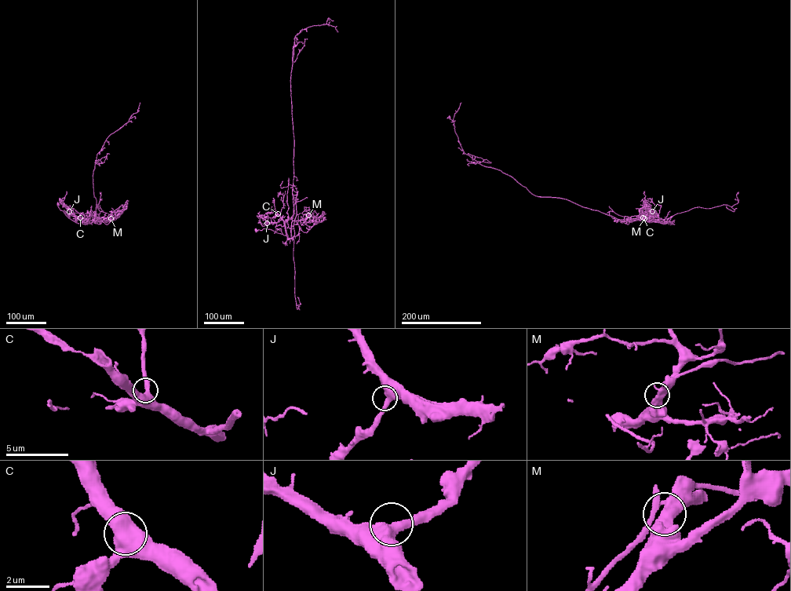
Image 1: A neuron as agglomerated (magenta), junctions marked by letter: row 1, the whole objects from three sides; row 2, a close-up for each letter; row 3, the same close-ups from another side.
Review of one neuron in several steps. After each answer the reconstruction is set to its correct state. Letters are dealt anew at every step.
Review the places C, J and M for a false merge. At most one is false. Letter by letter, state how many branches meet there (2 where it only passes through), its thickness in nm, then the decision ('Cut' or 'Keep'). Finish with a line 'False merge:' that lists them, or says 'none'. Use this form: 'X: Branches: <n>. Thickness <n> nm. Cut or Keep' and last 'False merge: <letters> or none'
C: Branches: 2. Thickness 550 nm. Keep
J: Branches: 2. Thickness 480 nm. Keep
M: Branches: 2. Thickness 480 nm. Cut
False merge: M

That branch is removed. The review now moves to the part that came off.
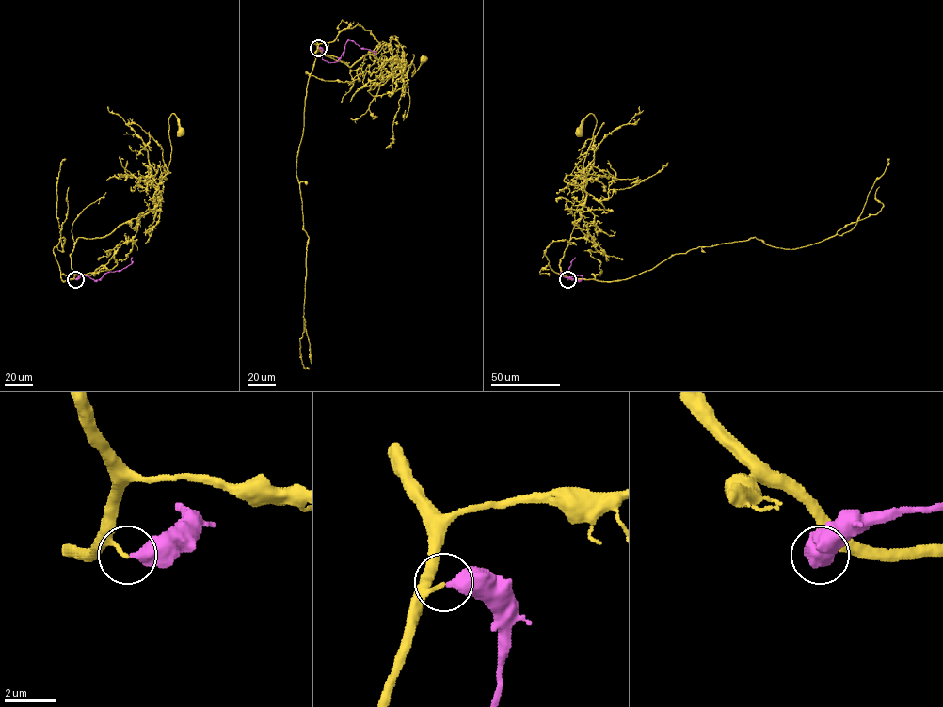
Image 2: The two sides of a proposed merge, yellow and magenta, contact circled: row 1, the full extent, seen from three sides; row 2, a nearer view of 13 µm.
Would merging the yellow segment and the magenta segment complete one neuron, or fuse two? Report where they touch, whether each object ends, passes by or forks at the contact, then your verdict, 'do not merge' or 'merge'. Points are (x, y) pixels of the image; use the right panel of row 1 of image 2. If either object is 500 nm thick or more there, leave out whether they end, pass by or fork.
(567, 279) | merge

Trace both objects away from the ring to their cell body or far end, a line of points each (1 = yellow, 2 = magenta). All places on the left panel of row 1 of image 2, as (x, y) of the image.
1: (75, 279), (70, 255), (79, 237), (104, 237), (154, 208), (154, 193), (170, 160), (172, 113), (180, 132)
2: (75, 279), (79, 275), (88, 275), (97, 280), (104, 274), (126, 267), (132, 263), (132, 257)

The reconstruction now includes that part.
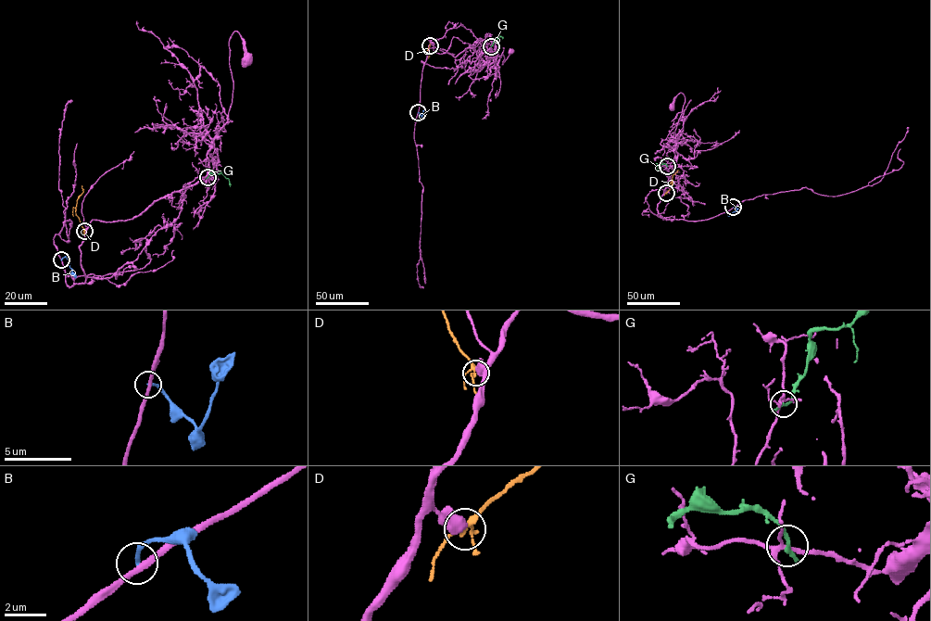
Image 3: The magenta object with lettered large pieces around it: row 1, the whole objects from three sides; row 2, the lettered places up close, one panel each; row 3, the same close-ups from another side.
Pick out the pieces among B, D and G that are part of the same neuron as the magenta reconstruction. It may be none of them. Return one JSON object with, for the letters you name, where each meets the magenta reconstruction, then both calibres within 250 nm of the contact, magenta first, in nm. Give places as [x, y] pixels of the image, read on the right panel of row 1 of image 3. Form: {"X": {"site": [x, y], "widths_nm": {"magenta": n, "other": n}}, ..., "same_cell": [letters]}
{"same_cell": []}

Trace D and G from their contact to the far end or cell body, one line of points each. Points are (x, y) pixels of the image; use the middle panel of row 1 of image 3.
D: (430, 45), (425, 51), (428, 57)
G: (492, 46), (494, 40), (503, 37)

